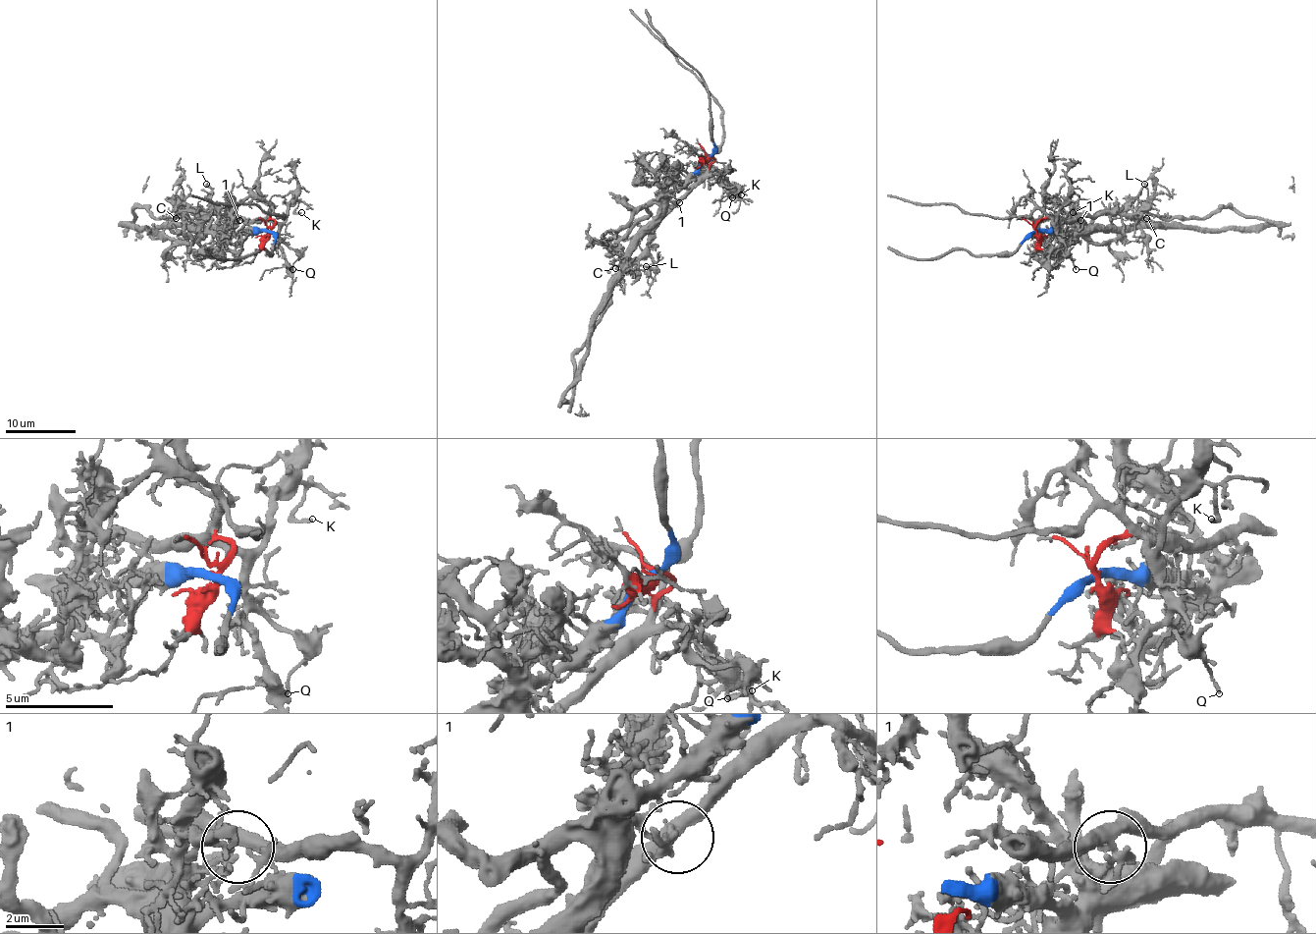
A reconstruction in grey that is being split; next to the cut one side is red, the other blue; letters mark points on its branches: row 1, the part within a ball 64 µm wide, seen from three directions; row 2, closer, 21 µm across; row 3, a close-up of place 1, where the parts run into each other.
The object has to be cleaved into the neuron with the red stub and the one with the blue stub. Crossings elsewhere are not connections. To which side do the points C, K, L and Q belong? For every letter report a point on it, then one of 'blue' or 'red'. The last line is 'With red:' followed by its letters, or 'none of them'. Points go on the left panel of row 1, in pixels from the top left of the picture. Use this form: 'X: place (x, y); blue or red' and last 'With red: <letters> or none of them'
C: place (176, 218); red
K: place (301, 212); red
L: place (206, 184); red
Q: place (292, 269); red
With red: C, K, L, Q

